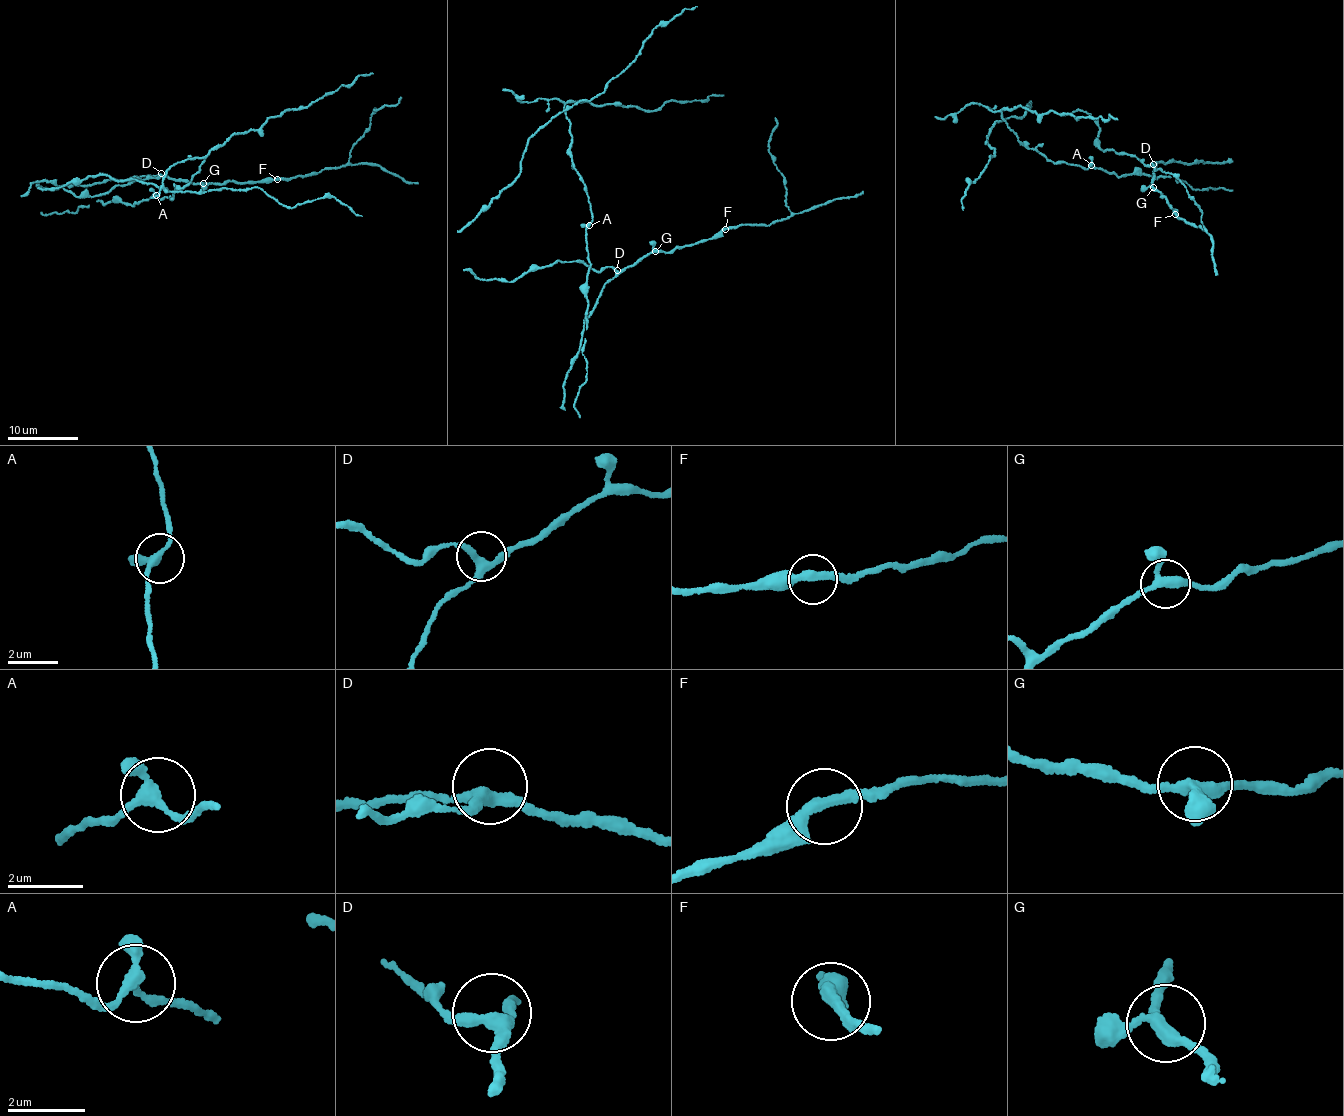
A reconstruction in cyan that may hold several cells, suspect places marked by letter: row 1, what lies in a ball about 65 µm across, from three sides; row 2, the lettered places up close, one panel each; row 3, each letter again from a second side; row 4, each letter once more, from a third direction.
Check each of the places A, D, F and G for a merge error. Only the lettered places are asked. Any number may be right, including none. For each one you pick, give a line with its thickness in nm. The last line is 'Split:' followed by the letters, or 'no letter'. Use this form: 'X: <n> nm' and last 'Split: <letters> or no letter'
Split: no letter

